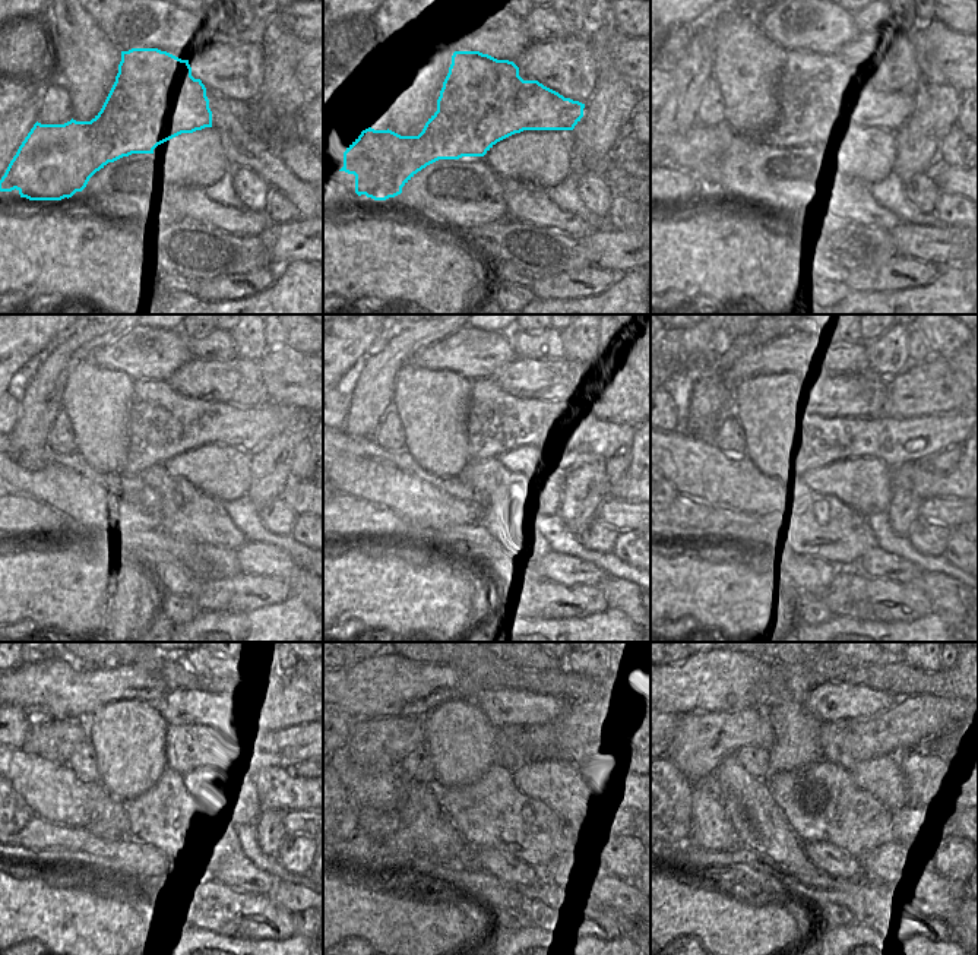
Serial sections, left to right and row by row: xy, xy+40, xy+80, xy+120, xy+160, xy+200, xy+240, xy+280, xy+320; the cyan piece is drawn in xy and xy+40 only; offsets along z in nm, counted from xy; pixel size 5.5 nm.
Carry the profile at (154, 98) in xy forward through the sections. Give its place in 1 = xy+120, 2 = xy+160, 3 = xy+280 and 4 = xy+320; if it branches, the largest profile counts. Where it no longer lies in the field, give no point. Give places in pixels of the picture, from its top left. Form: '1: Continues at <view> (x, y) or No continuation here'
1: Continues at xy+120 (162, 424)
2: Continues at xy+160 (496, 424)
3: Continues at xy+280 (560, 783)
4: Continues at xy+320 (882, 778)

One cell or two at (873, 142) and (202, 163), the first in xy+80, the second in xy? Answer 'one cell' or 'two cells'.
one cell

